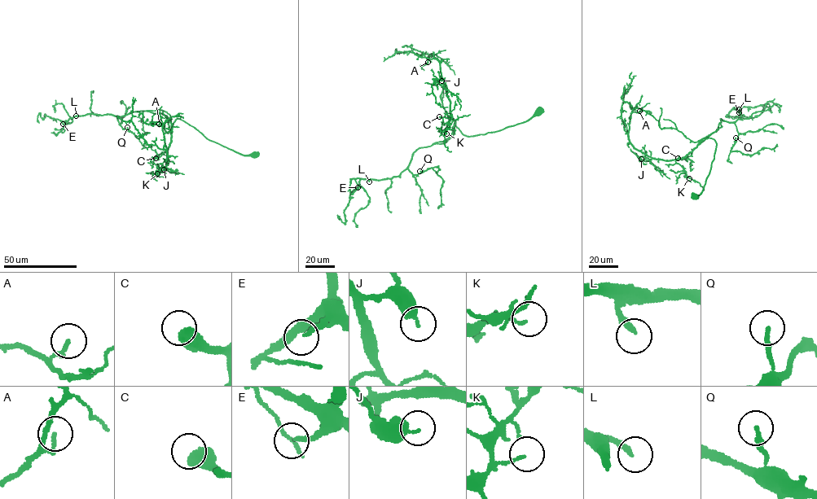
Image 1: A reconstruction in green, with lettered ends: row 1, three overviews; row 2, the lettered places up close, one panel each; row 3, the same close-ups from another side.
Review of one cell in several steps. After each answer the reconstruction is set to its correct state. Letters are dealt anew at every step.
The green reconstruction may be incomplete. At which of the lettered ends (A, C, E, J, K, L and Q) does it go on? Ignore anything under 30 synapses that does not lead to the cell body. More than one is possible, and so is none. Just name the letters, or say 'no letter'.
C, L

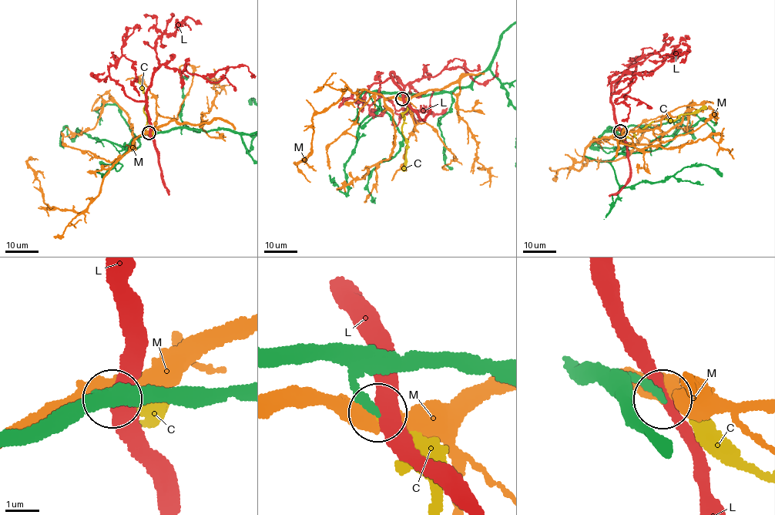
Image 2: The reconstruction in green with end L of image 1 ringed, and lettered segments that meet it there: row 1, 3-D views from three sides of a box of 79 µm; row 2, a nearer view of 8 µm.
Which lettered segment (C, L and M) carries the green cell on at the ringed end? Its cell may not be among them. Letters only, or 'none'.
C

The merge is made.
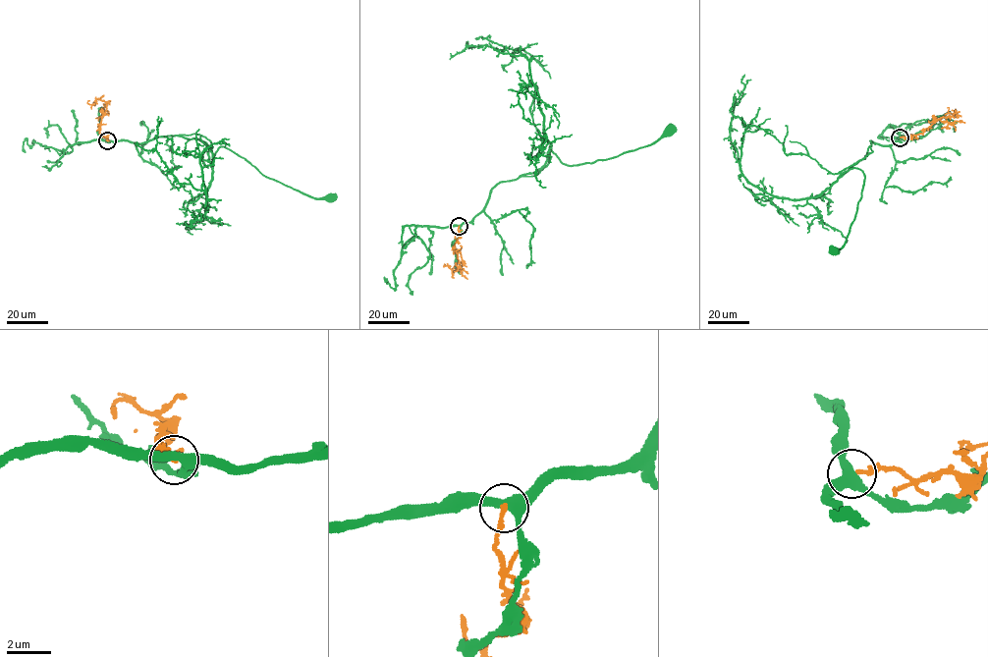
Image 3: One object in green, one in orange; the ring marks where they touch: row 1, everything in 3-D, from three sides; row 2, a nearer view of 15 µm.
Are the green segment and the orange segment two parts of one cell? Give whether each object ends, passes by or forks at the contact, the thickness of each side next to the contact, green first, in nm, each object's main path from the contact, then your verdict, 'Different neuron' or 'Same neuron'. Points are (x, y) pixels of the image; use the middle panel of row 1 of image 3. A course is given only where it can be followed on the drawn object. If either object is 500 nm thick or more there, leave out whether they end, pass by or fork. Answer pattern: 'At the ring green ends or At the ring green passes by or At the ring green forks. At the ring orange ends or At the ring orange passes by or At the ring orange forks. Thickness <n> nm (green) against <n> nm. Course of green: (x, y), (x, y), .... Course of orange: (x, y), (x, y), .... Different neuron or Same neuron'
At the ring green forks. At the ring orange ends. Thickness 360 nm (green) against 200 nm. Course of green: (459, 226), (483, 208), (500, 182), (536, 172), (551, 147), (563, 163), (592, 163), (650, 144), (671, 130). Course of orange: (459, 226), (460, 237), (453, 247), (461, 253), (462, 265), (453, 271), (444, 266), (445, 263). Different neuron

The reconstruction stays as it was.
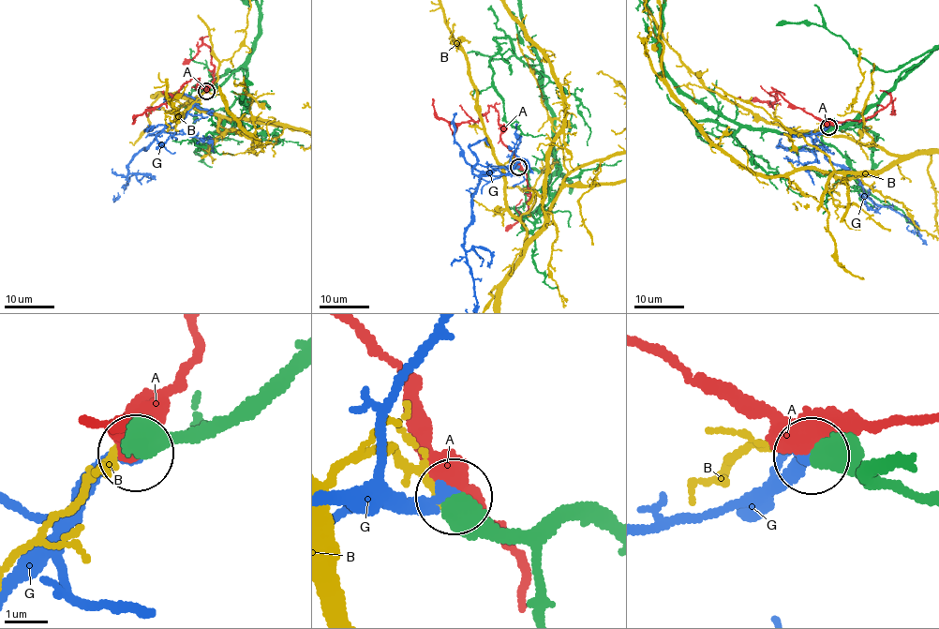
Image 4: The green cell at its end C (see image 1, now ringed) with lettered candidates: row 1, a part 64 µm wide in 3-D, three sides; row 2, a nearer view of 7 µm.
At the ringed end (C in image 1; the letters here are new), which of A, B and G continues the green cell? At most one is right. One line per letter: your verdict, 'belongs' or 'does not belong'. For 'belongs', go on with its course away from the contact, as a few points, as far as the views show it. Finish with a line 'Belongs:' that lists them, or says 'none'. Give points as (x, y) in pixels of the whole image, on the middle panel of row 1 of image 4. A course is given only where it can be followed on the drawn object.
A: does not belong
B: does not belong
G: belongs
Belongs: G

